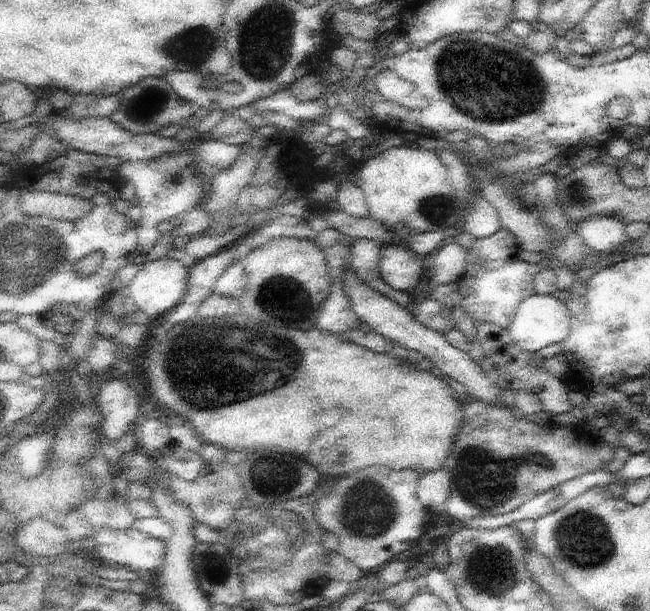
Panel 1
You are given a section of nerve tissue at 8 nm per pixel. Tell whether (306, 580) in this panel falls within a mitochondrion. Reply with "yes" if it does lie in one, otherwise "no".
no

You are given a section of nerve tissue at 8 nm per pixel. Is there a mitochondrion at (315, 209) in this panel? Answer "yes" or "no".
no

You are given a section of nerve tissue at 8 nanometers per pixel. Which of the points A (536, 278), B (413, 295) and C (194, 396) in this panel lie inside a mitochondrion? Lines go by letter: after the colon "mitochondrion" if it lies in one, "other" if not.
A: other
B: other
C: mitochondrion

